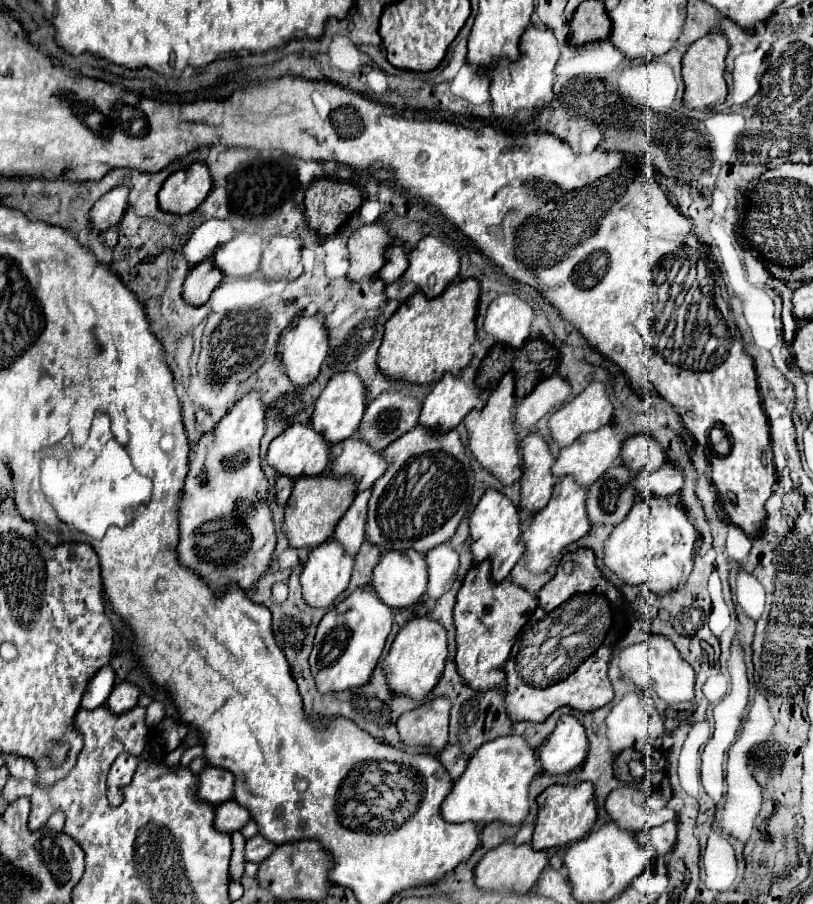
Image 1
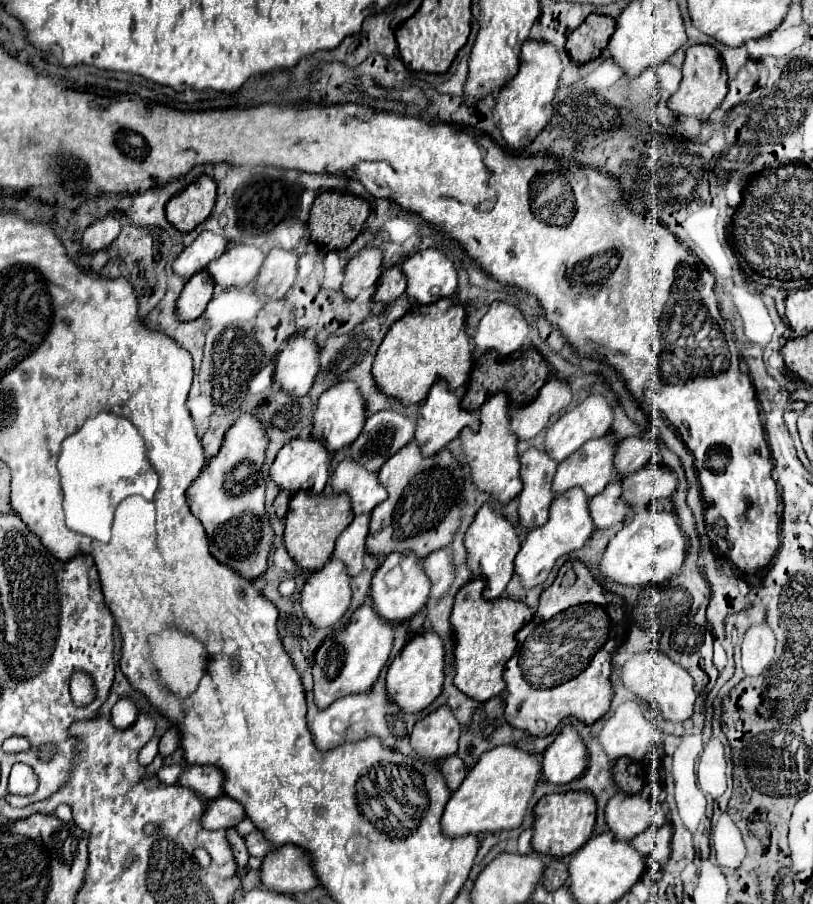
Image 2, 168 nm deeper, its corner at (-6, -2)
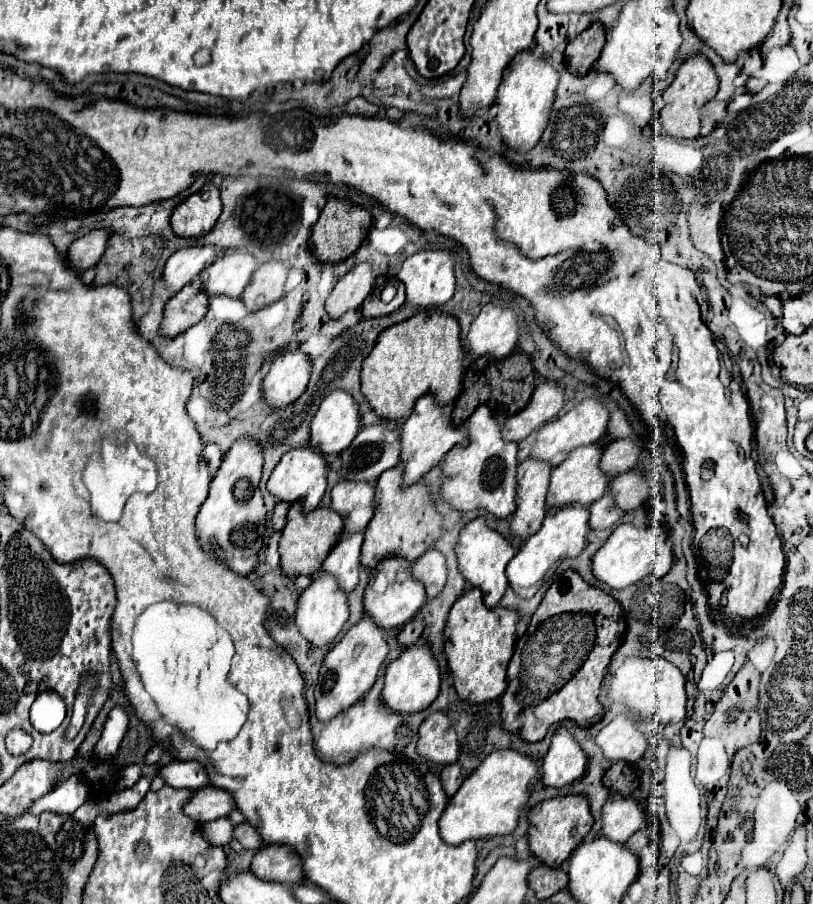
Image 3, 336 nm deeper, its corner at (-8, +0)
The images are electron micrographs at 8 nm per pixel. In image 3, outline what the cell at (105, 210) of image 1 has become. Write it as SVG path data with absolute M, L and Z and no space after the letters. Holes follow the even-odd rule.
M92 230L90 234L74 240L68 252L70 266L78 272L96 266L106 250L106 244L108 244L108 230Z

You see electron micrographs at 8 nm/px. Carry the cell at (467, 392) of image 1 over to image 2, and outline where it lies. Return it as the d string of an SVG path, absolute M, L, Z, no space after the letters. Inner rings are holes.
M436 382L426 400L422 402L420 406L420 418L416 418L416 424L418 428L414 430L414 440L418 442L418 446L422 448L422 456L432 456L434 452L440 452L444 446L448 446L458 434L462 428L470 426L470 428L476 428L480 424L478 420L478 412L468 412L460 406L460 396L452 390L448 390L446 382Z

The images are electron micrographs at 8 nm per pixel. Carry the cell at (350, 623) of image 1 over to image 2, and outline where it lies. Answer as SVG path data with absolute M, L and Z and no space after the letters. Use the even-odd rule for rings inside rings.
M370 604L358 608L352 614L348 626L338 636L328 636L316 652L312 674L314 674L314 700L318 708L328 708L332 702L348 694L360 694L370 690L390 656L392 640L394 640L392 624L384 622Z

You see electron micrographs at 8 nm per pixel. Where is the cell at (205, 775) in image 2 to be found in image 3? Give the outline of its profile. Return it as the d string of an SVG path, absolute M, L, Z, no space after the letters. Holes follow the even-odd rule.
M170 762L168 766L160 768L160 776L172 788L190 788L200 790L210 784L208 772L200 762Z

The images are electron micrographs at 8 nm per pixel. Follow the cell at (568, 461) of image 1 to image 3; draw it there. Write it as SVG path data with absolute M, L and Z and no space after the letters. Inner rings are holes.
M588 444L588 446L580 446L580 448L572 450L572 454L568 454L568 458L560 466L556 466L552 472L546 504L562 506L562 504L580 502L582 506L590 506L590 502L594 502L596 498L602 498L608 490L610 480L598 466L600 458L602 458L602 448L598 444Z

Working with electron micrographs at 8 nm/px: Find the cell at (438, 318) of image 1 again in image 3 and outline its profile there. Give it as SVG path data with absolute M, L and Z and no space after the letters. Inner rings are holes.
M418 312L412 318L394 324L386 328L378 340L368 358L362 364L362 394L368 398L370 406L376 410L376 414L388 418L388 420L398 420L398 418L408 418L412 414L412 408L416 400L428 392L436 396L440 404L450 404L454 402L460 392L462 392L462 378L464 378L464 348L460 344L460 326L456 316L444 314L444 312Z

